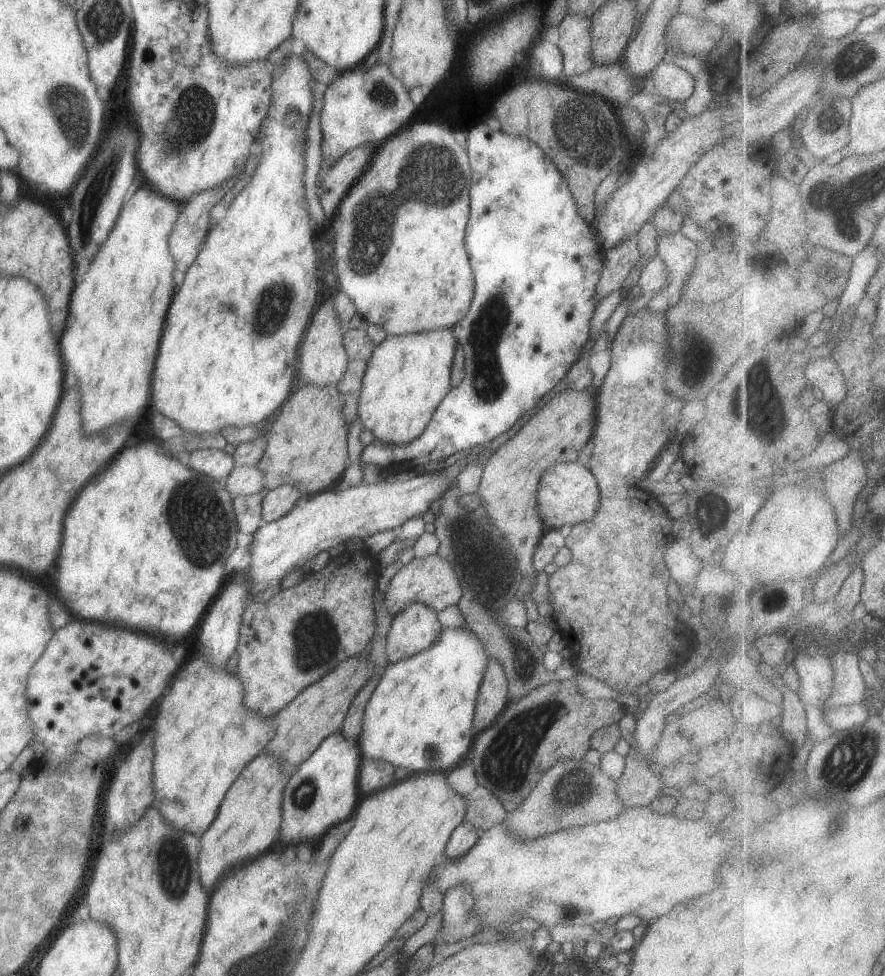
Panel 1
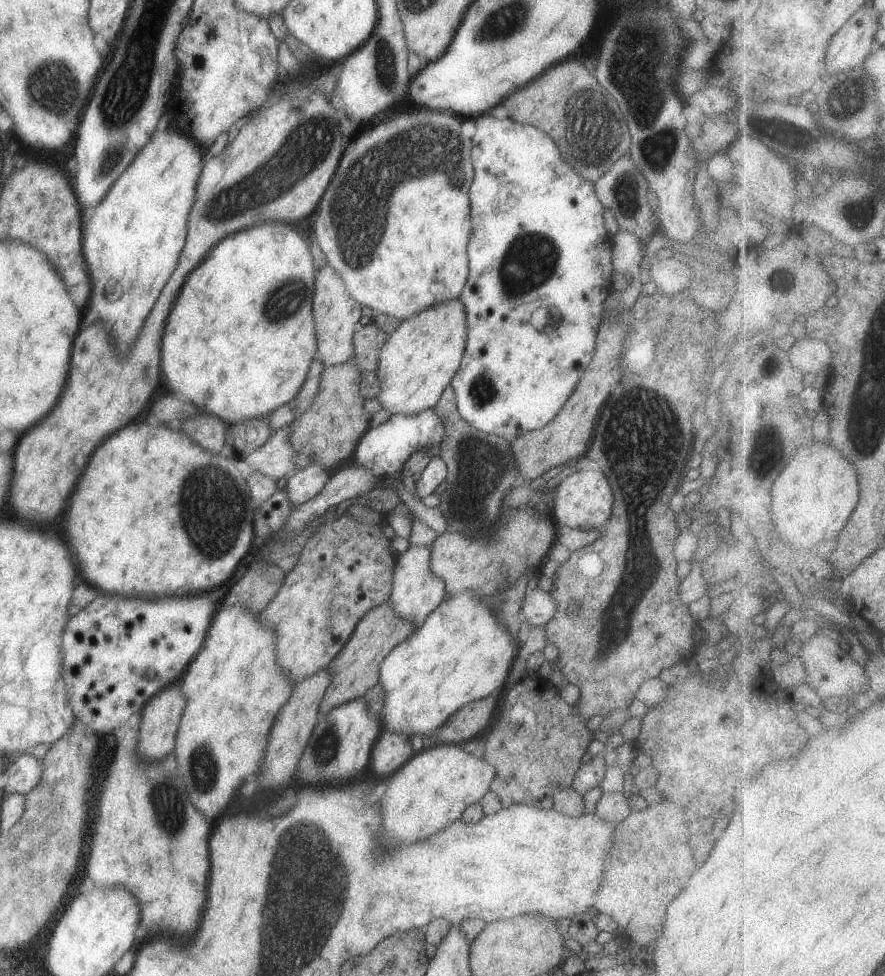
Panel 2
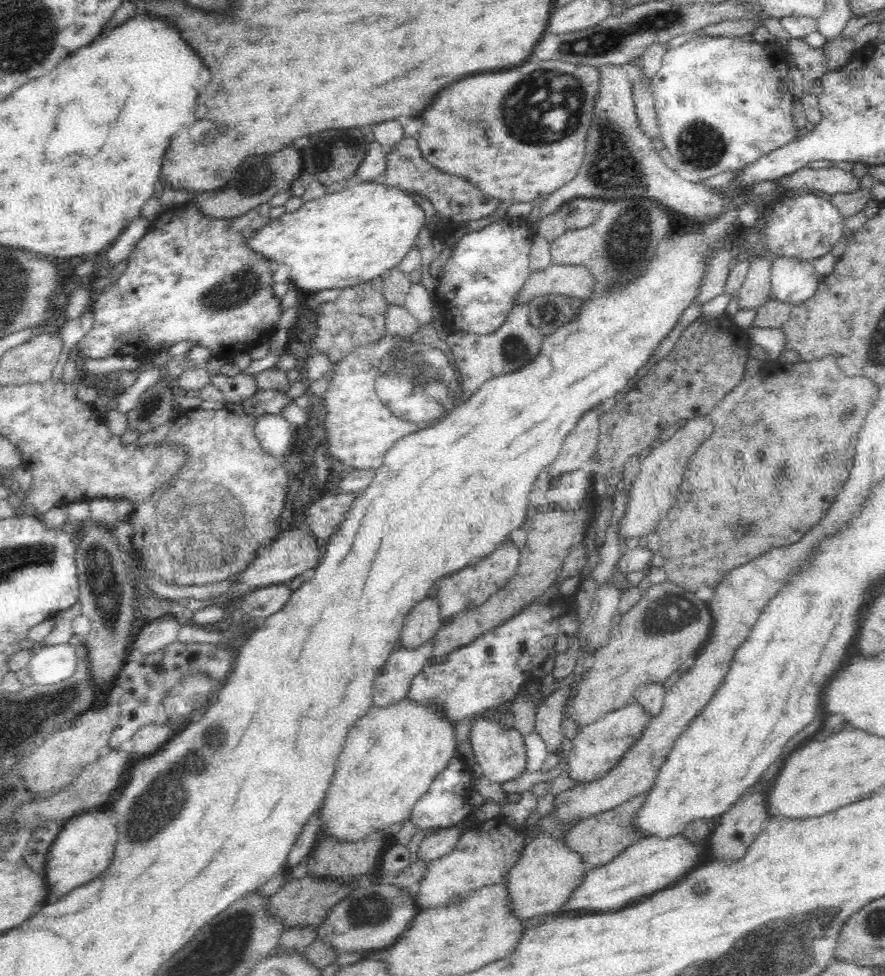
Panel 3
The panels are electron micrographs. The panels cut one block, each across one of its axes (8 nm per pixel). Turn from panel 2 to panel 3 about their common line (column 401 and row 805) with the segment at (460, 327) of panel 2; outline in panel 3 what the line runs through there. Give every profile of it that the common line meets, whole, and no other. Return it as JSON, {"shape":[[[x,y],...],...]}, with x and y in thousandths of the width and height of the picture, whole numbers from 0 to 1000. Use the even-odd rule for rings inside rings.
{"shape":[[[460,713],[435,724],[418,724],[393,748],[379,792],[363,823],[362,841],[365,848],[362,856],[373,856],[382,862],[403,862],[419,852],[437,852],[441,846],[456,842],[462,838],[471,820],[484,811],[490,797],[516,775],[513,754],[515,741],[502,737],[499,722],[475,722]]]}

